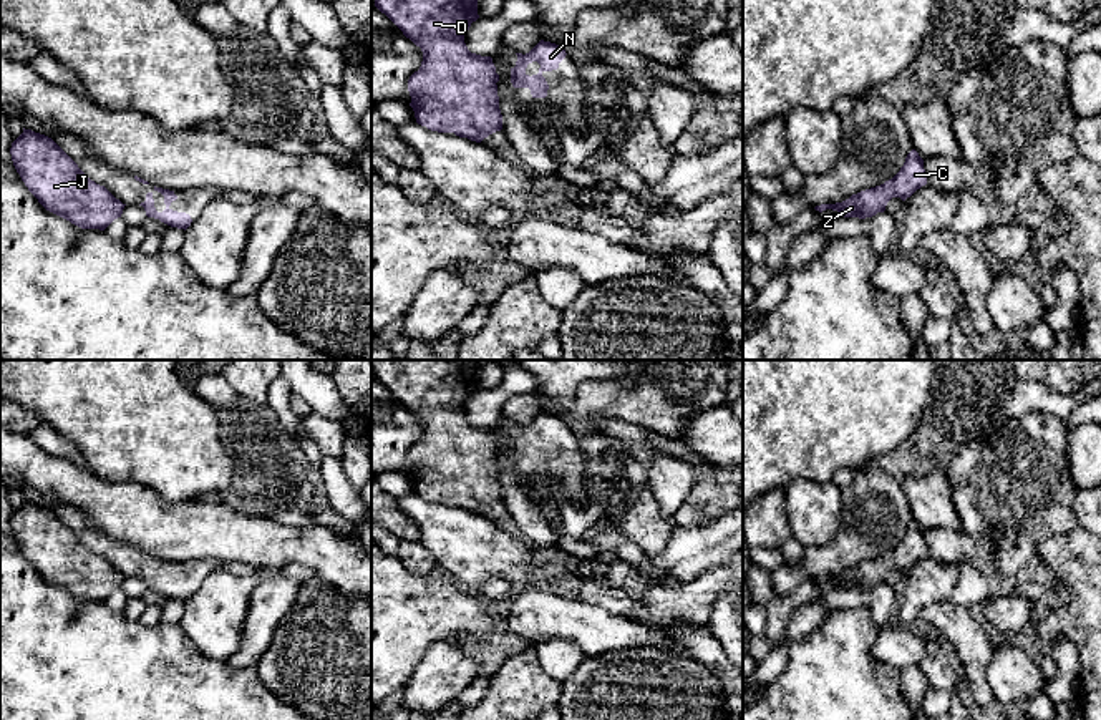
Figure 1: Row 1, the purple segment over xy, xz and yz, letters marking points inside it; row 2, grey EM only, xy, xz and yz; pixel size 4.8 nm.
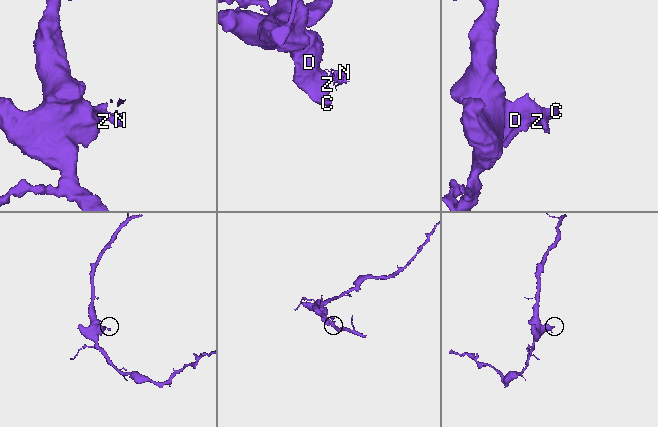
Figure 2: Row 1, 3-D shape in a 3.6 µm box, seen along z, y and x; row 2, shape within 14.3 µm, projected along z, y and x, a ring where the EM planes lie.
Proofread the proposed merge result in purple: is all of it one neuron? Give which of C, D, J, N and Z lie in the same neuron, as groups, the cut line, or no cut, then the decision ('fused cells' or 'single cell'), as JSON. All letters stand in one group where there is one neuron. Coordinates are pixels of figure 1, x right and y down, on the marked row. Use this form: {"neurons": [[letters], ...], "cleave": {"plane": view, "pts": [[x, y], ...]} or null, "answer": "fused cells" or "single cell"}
{"neurons": [["C", "D", "J", "Z"], ["N"]], "cleave": {"plane": "xz", "pts": [[494, 73], [496, 82]]}, "answer": "fused cells"}

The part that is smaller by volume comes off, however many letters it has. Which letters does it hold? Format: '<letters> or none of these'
N

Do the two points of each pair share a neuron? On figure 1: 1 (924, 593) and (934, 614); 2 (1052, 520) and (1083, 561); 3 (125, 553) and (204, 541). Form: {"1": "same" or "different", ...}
{"1": "different", "2": "different", "3": "different"}

